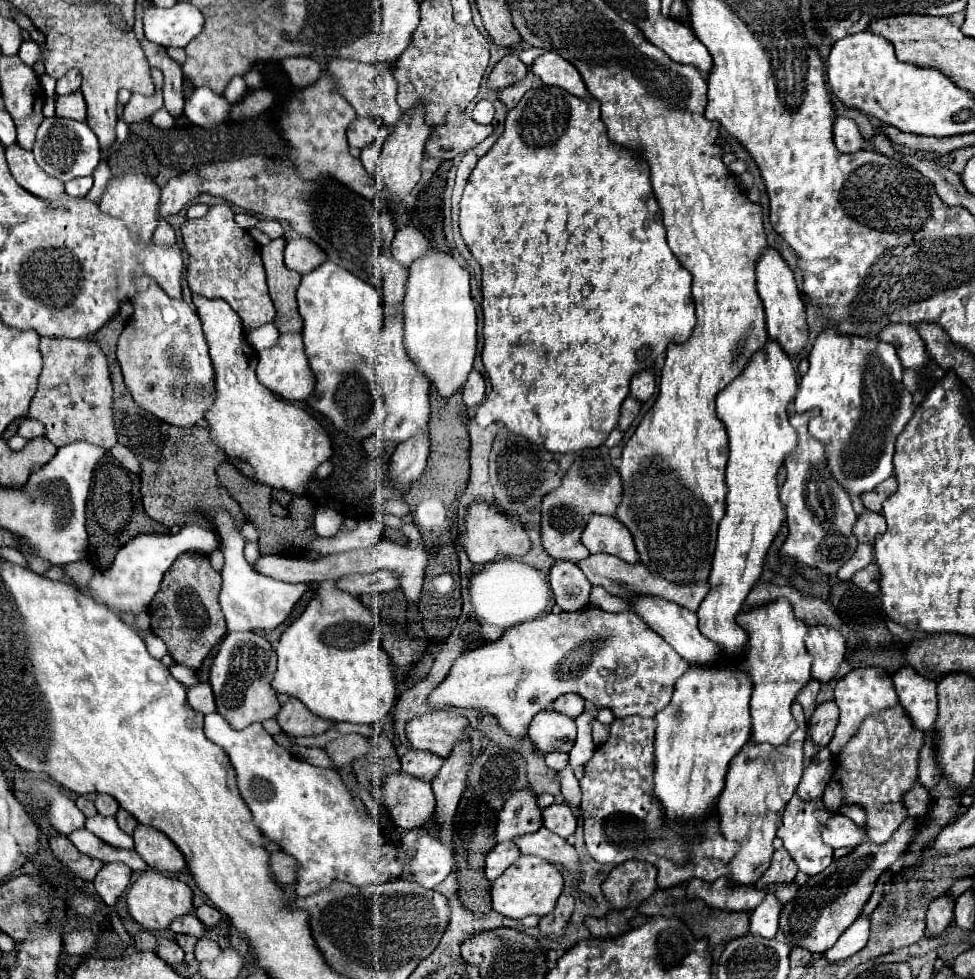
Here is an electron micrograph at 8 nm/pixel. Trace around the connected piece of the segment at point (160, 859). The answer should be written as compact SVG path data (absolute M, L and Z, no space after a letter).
M140 824L134 830L132 838L136 852L150 868L156 868L160 872L180 872L186 868L182 852L160 830Z

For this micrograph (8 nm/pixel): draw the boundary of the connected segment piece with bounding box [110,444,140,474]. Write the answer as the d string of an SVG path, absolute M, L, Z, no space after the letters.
M116 444L112 450L112 456L126 468L126 470L130 470L130 472L134 472L134 474L138 474L140 472L140 464L138 464L138 460L136 460L136 456L126 448L126 446L122 446L122 444Z

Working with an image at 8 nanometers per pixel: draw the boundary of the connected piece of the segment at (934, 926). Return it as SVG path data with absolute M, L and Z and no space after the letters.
M942 896L942 900L934 900L934 904L930 904L928 908L928 918L926 918L926 934L938 934L942 932L954 916L954 902L950 900L950 896Z

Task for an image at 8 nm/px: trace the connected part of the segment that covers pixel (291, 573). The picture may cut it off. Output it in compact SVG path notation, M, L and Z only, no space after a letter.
M380 538L372 548L362 548L362 550L350 550L350 552L340 552L340 554L328 554L318 560L306 560L306 558L290 558L290 556L280 556L280 554L260 554L256 560L256 570L262 572L264 576L278 578L282 582L324 582L332 578L340 578L342 574L374 574L376 570L390 570L392 574L398 576L400 588L408 600L408 606L414 608L420 602L422 594L422 578L424 578L424 568L432 552L422 546L422 544L394 544L384 538Z

